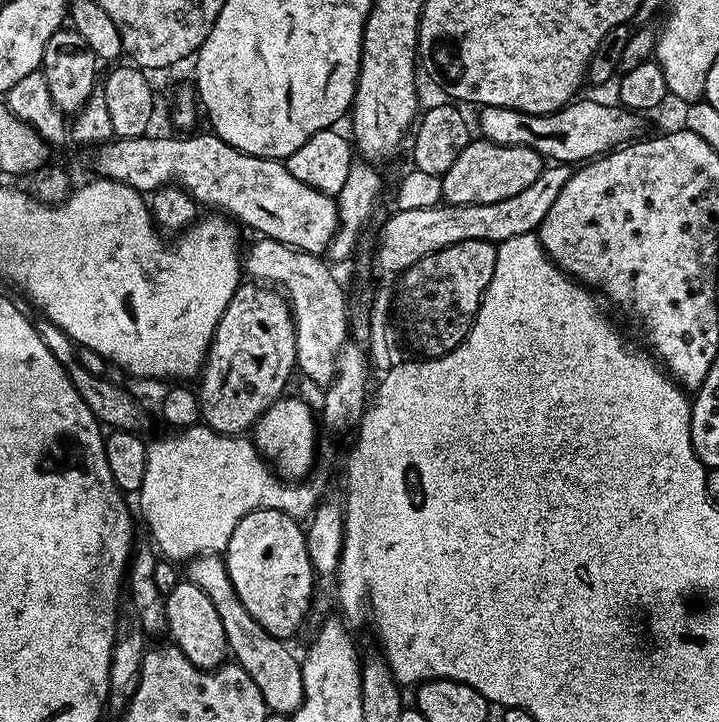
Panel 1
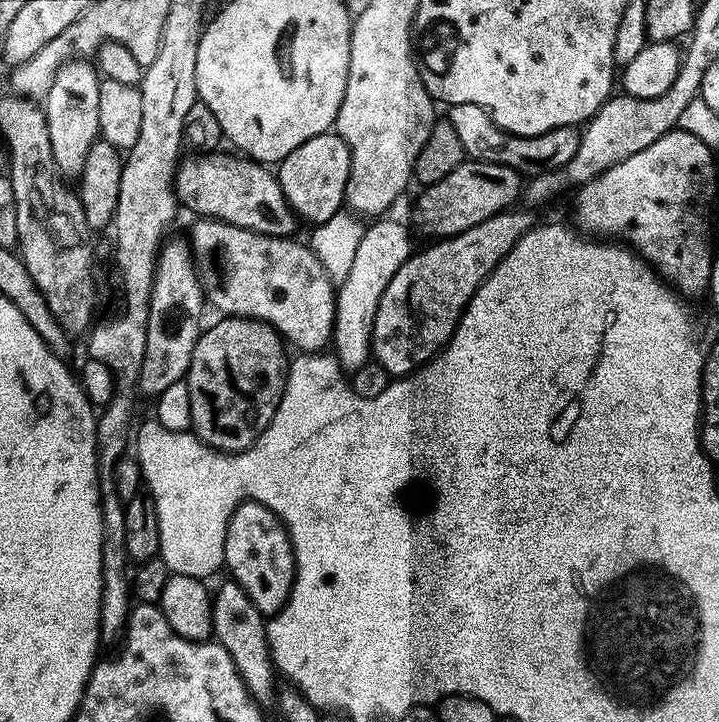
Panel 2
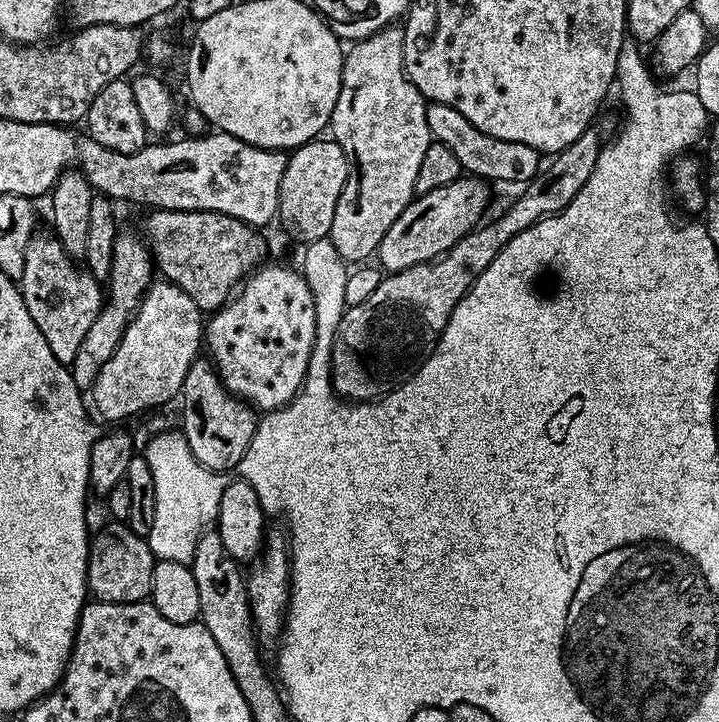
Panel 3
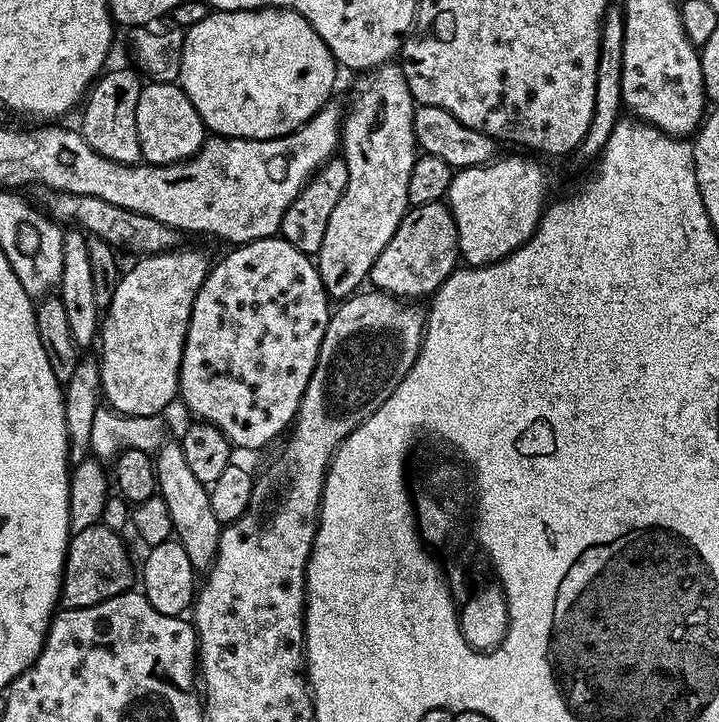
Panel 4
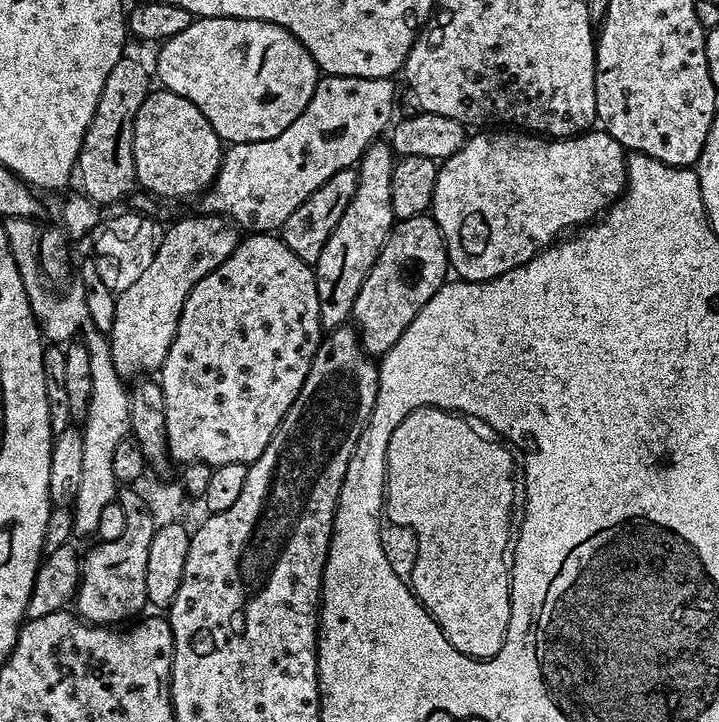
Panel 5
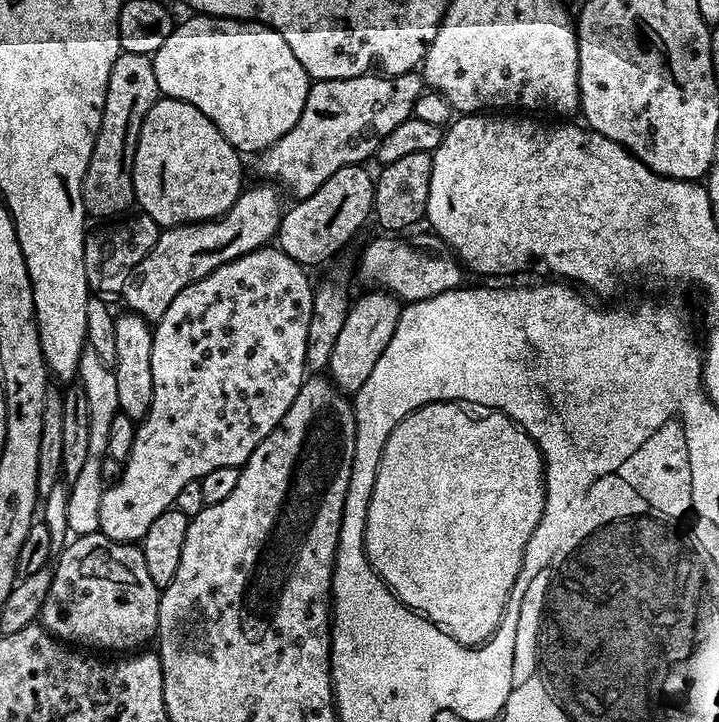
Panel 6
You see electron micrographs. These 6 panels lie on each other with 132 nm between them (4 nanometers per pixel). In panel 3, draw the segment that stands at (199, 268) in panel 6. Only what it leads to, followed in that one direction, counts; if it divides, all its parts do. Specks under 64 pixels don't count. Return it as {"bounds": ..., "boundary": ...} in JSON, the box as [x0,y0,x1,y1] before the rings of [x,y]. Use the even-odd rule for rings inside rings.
{"bounds":[90,282,205,420],"boundary":[[[167,282],[153,283],[152,287],[144,294],[143,303],[156,304],[156,348],[148,340],[132,340],[126,338],[110,354],[110,359],[102,370],[98,370],[96,381],[90,389],[90,400],[96,403],[96,412],[104,420],[128,420],[131,416],[136,416],[139,412],[144,412],[147,408],[152,408],[156,403],[164,404],[167,400],[172,400],[181,395],[184,379],[190,370],[190,366],[201,355],[202,341],[204,338],[205,317],[202,315],[200,307],[182,290],[177,284]]]}

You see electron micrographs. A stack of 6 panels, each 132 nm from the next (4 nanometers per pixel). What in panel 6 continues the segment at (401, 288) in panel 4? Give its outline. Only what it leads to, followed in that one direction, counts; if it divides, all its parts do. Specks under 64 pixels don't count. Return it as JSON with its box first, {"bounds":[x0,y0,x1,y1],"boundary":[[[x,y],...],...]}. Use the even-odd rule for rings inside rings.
{"bounds":[326,290,401,394],"boundary":[[[368,290],[365,296],[360,296],[357,300],[355,297],[349,303],[346,322],[342,322],[342,330],[334,342],[334,351],[330,353],[330,362],[326,369],[332,383],[341,392],[354,394],[358,390],[362,390],[366,378],[370,378],[371,372],[374,371],[374,362],[378,362],[378,358],[382,358],[382,350],[386,350],[386,346],[390,346],[390,338],[394,338],[394,330],[398,326],[401,307],[401,301],[397,300],[392,293],[383,290]]]}

